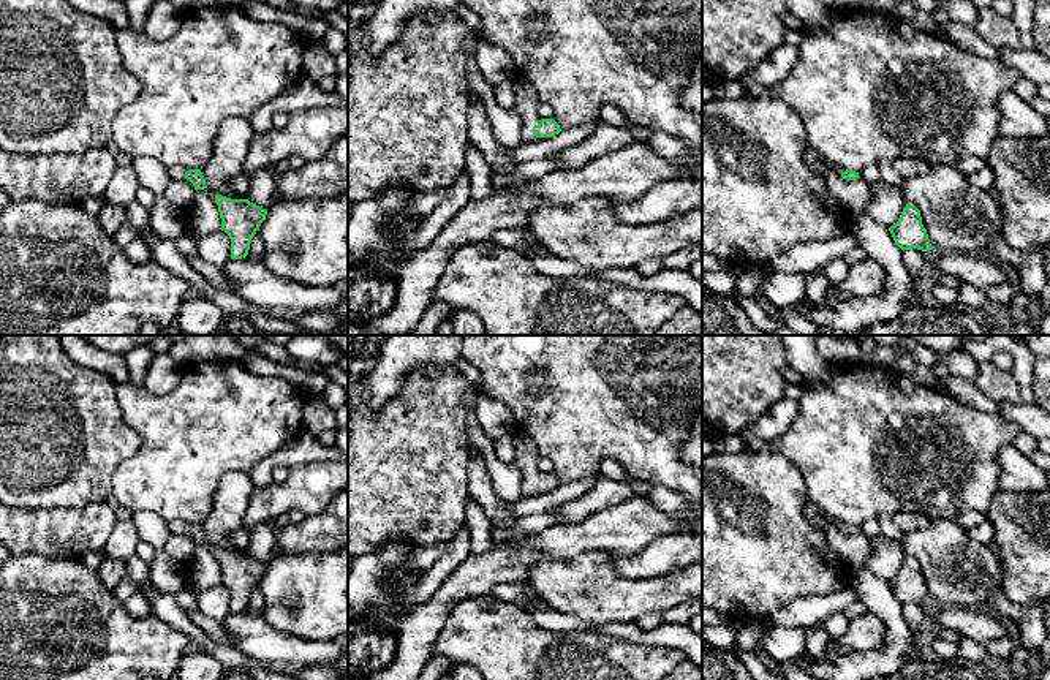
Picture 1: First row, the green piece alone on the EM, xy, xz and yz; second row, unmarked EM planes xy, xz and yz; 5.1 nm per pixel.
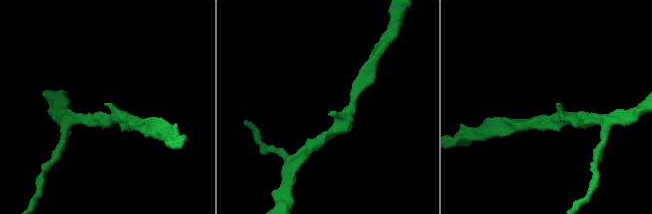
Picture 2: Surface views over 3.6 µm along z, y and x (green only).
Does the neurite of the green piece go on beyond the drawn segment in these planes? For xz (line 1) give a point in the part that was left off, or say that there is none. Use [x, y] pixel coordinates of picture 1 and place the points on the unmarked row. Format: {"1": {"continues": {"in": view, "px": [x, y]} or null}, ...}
{"1": {"continues": {"in": "xz", "px": [527, 456]}}}

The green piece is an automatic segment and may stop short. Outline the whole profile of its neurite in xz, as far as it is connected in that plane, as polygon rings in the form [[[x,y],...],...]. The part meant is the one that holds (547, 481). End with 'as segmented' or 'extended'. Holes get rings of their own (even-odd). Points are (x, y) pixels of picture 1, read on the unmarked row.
[[[514,430],[511,438],[516,443],[516,465],[522,470],[523,479],[536,492],[552,492],[561,485],[553,473],[539,473],[541,454],[536,443],[523,430]]]; extended

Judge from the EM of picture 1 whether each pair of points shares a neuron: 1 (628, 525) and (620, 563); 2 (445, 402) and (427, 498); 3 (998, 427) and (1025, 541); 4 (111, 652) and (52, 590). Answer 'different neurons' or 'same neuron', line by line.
1: different neurons
2: same neuron
3: different neurons
4: same neuron

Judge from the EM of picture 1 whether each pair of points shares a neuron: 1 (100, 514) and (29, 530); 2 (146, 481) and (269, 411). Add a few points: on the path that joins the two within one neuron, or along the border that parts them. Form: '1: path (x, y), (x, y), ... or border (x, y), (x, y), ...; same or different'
1: path (83, 528), (46, 530); same
2: path (176, 460), (217, 419), (239, 418); same

